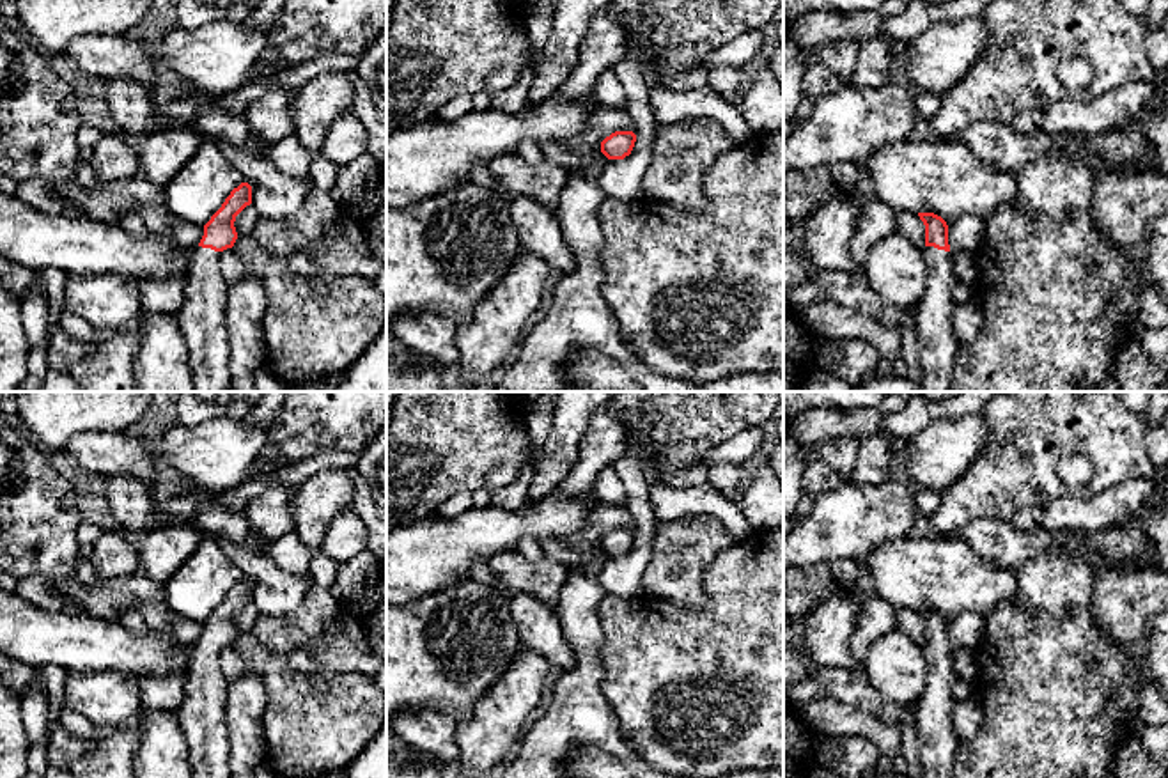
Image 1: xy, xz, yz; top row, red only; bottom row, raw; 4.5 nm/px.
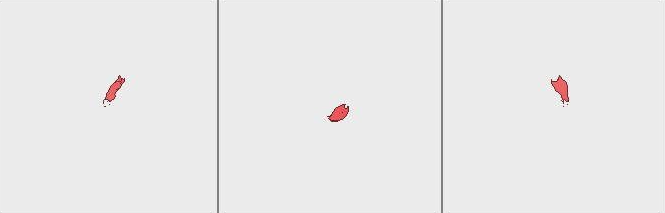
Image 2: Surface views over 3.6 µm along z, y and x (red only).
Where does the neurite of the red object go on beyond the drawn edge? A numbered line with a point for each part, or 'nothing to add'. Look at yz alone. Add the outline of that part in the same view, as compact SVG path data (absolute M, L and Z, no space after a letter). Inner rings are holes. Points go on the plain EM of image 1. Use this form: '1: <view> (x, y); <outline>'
1: yz (938, 745); M923 643L923 654L929 663L929 679L915 704L922 778L952 778L959 748L952 721L955 709L952 684L957 679L952 670L952 650Z

